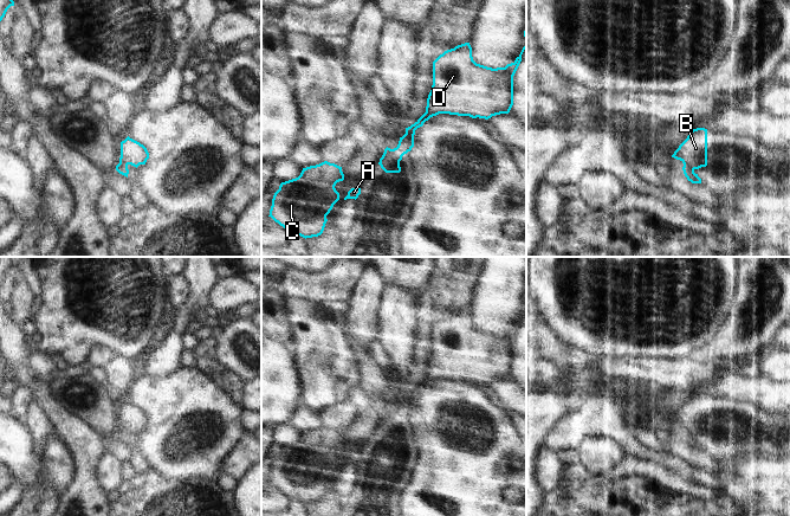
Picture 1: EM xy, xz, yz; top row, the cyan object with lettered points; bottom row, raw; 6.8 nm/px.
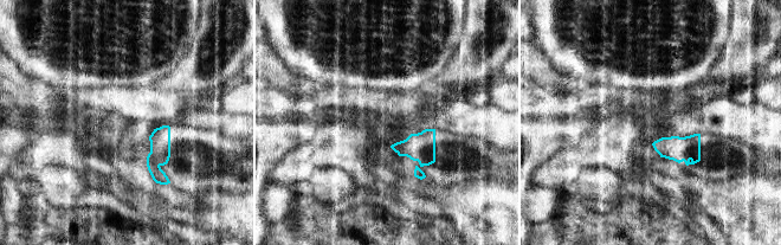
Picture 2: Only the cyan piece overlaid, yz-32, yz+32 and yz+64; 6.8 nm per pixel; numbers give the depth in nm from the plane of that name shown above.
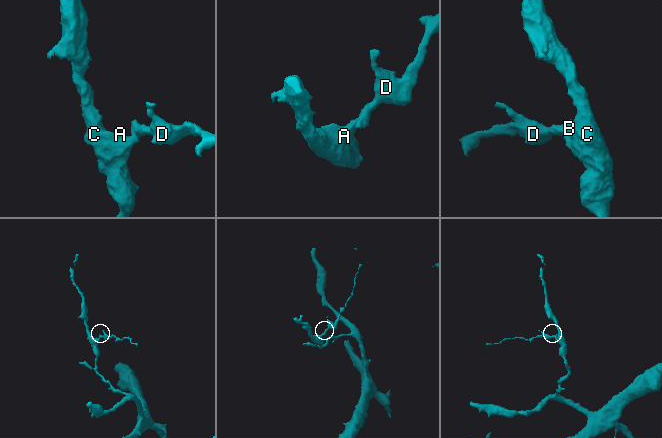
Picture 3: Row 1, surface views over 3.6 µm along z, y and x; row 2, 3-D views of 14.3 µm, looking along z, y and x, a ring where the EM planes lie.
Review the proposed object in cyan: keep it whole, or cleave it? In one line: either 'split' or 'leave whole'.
split

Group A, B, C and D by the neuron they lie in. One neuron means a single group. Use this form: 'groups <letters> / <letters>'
groups A C / B D

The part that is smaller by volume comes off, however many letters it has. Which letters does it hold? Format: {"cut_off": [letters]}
{"cut_off": ["B", "D"]}

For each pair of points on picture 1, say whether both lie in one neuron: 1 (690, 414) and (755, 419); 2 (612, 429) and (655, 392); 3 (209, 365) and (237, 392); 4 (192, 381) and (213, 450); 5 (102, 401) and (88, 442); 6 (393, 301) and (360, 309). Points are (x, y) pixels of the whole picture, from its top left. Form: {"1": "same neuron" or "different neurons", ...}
{"1": "same neuron", "2": "different neurons", "3": "same neuron", "4": "same neuron", "5": "different neurons", "6": "different neurons"}

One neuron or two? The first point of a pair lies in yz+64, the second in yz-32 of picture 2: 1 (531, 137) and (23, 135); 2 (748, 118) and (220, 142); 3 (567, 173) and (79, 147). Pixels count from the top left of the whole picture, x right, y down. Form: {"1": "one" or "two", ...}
{"1": "one", "2": "two", "3": "one"}

